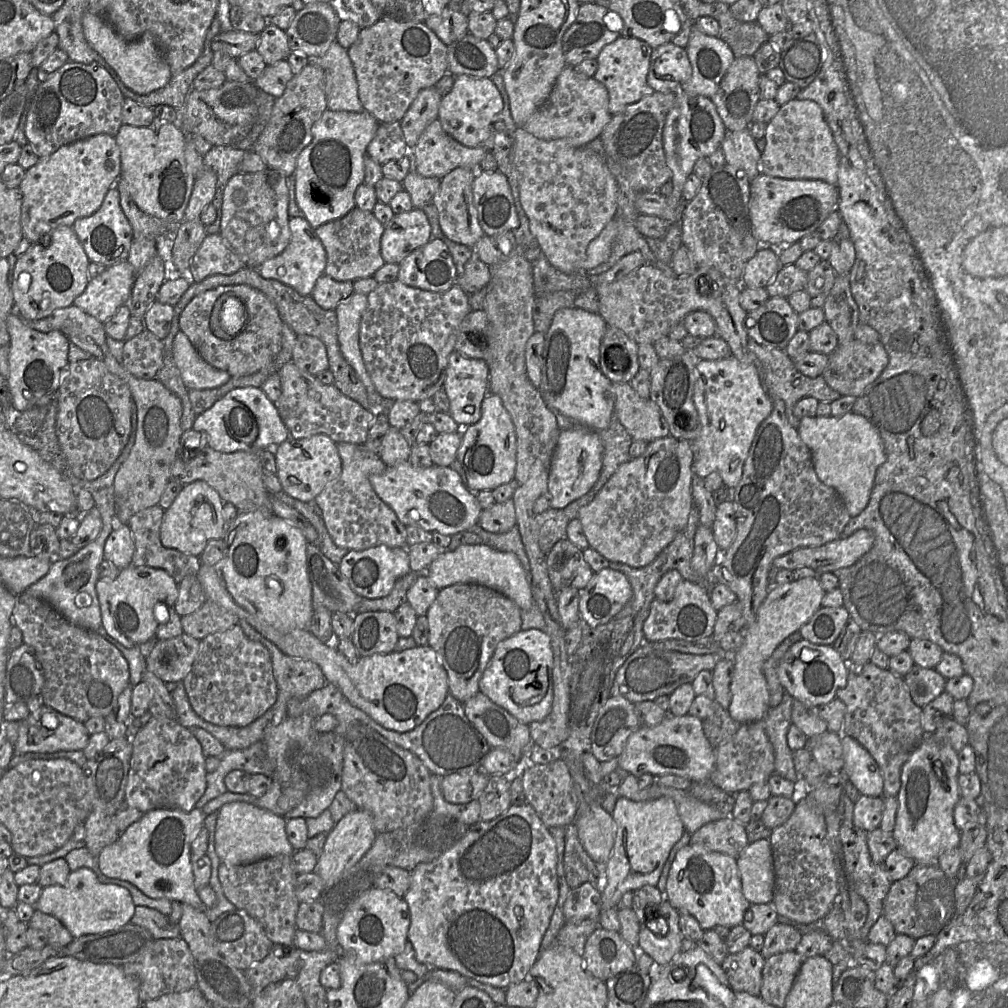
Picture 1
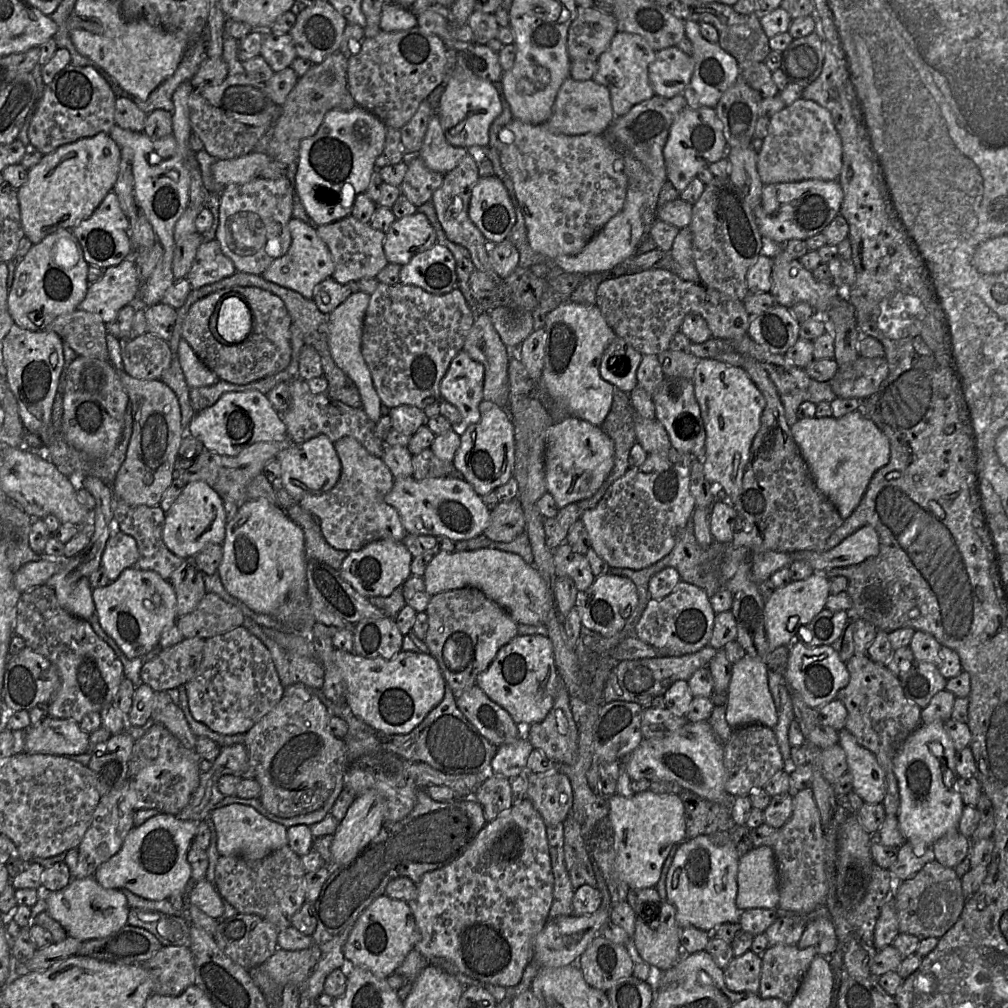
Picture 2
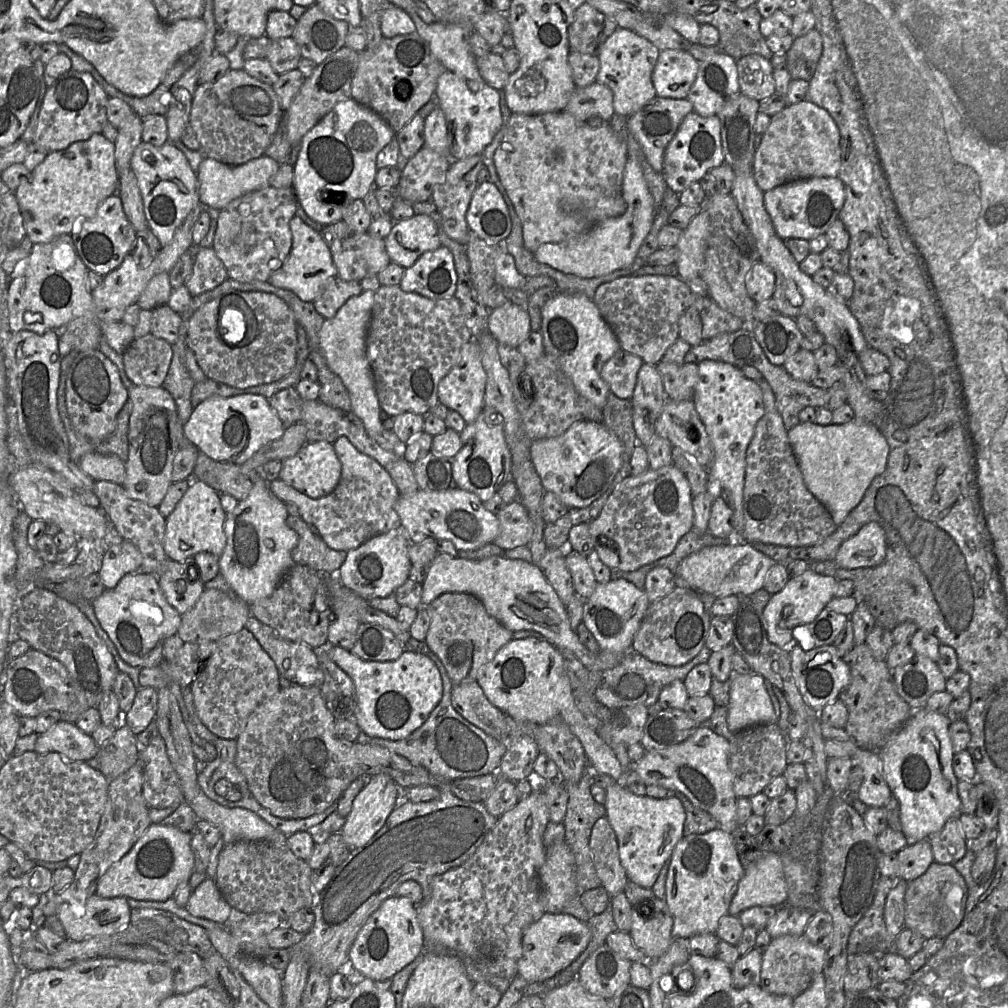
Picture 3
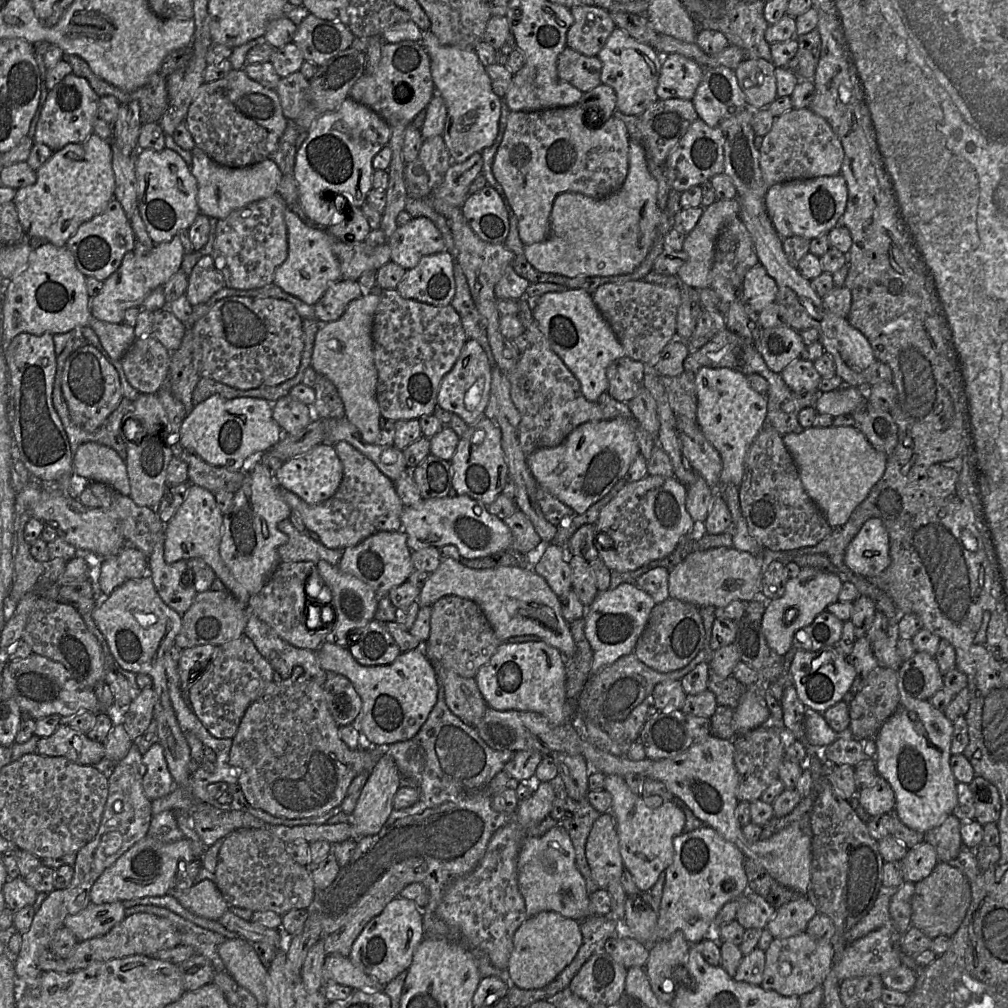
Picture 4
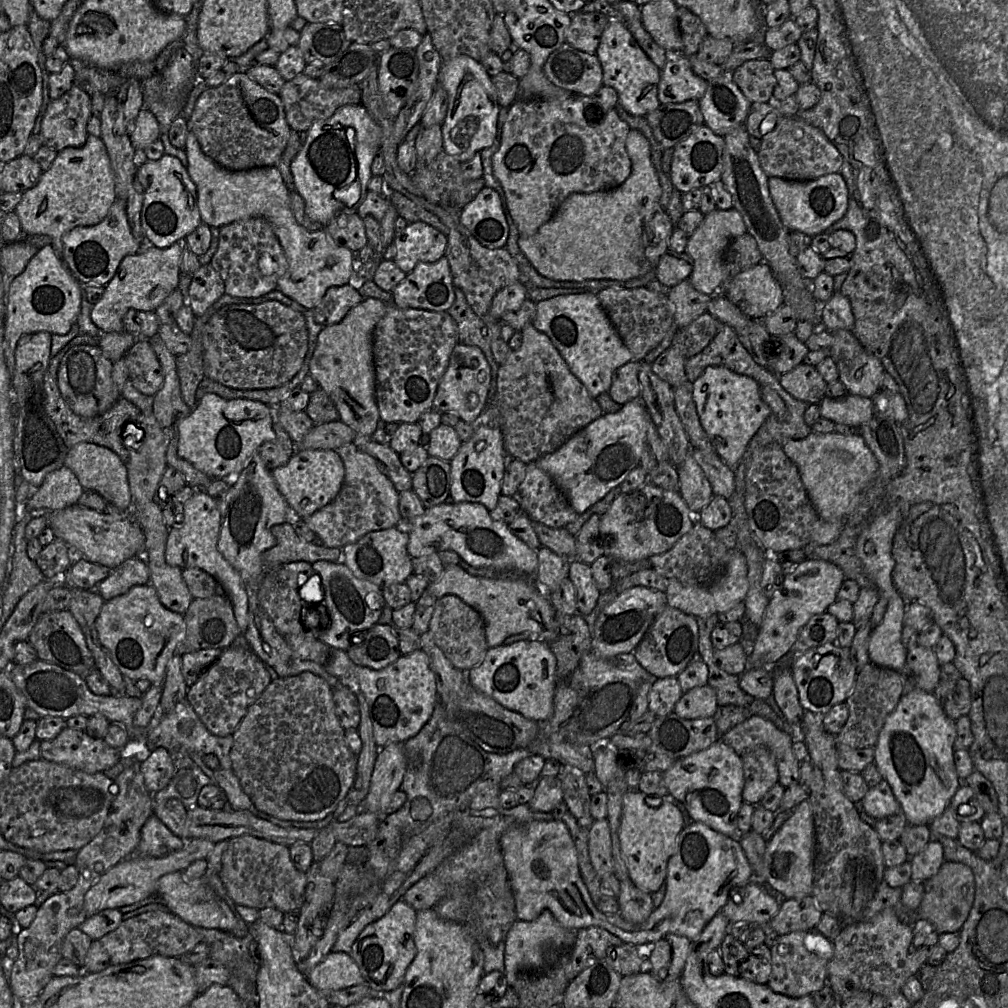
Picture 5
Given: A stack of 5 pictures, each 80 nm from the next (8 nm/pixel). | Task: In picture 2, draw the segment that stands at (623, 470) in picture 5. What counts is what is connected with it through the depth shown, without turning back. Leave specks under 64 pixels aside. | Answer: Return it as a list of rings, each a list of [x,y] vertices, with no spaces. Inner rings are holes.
[[[575,416],[552,424],[546,434],[545,480],[559,509],[593,496],[614,466],[614,443],[601,427]]]

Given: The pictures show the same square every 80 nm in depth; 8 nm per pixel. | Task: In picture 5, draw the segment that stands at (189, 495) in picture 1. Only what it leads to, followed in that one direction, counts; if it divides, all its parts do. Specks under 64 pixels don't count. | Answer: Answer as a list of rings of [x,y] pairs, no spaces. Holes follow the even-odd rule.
[[[194,490],[194,494],[184,503],[183,507],[180,522],[168,530],[165,548],[166,562],[182,569],[197,567],[211,574],[225,589],[232,603],[239,631],[242,628],[244,634],[248,626],[248,595],[245,581],[240,573],[218,549],[222,514],[214,500],[204,490]]]

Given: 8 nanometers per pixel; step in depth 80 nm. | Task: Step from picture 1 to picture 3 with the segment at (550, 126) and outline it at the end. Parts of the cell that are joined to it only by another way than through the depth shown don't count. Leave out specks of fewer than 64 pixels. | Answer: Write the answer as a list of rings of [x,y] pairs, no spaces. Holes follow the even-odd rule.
[[[596,81],[586,87],[576,87],[564,111],[578,122],[588,122],[588,119],[610,122],[614,114],[613,93]]]

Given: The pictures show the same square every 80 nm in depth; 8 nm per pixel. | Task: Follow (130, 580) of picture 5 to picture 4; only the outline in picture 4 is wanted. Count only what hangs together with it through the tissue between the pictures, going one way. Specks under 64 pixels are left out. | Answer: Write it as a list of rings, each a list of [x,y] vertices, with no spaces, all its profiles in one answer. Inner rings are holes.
[[[126,544],[118,553],[103,558],[98,587],[105,595],[110,595],[127,580],[143,577],[147,572],[147,556],[135,546]]]

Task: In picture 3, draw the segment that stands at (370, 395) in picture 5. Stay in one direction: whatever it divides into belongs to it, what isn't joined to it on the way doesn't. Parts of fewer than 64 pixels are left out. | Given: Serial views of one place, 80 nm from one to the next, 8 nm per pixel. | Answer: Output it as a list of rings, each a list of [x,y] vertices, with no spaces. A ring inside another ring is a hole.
[[[363,290],[359,295],[350,297],[332,318],[324,320],[321,330],[319,331],[319,344],[327,365],[332,372],[339,376],[346,387],[351,401],[351,411],[363,422],[367,434],[382,448],[386,450],[401,451],[401,457],[403,457],[405,444],[400,441],[393,431],[385,430],[382,427],[379,417],[380,405],[375,390],[374,376],[367,357],[366,338],[372,315],[374,296],[374,291]]]

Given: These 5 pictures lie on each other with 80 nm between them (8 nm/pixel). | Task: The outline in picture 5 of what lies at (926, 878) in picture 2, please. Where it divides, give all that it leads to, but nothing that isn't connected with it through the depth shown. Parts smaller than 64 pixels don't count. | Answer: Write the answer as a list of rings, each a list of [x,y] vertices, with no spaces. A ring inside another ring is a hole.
[[[944,861],[936,875],[923,882],[924,894],[916,911],[917,918],[929,921],[940,935],[961,930],[972,908],[975,879],[971,868],[960,862]]]

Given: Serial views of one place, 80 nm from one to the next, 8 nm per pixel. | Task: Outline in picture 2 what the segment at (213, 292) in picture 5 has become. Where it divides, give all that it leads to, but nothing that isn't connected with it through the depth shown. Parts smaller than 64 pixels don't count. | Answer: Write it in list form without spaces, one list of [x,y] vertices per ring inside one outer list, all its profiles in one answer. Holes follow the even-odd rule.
[[[216,239],[203,241],[186,275],[192,289],[217,282],[236,272],[235,266],[221,250]]]

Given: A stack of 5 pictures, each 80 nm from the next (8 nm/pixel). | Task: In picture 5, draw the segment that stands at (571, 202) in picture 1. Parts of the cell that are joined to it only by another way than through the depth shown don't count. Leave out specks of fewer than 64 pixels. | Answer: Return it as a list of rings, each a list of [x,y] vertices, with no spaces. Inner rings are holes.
[[[582,95],[556,99],[517,98],[509,106],[500,147],[492,158],[492,169],[503,188],[519,236],[536,233],[571,193],[614,189],[629,177],[631,161],[626,150],[626,138],[630,127],[620,119],[615,108],[602,112],[595,106],[588,111],[590,106],[595,106],[592,97]]]

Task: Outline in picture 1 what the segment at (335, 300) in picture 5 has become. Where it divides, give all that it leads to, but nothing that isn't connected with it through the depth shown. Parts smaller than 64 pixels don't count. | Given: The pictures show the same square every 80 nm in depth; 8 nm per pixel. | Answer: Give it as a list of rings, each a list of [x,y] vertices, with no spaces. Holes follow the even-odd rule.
[[[322,275],[312,290],[314,301],[325,310],[335,310],[354,293],[354,281],[336,281],[329,275]]]

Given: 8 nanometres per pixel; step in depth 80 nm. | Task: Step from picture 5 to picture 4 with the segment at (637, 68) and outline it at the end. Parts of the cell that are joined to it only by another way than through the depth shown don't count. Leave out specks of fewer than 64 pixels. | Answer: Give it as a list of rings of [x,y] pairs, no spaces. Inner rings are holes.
[[[615,27],[597,57],[602,63],[601,83],[610,86],[616,94],[616,109],[626,115],[641,115],[658,100],[656,87],[662,56],[652,46],[641,43],[625,30]]]

